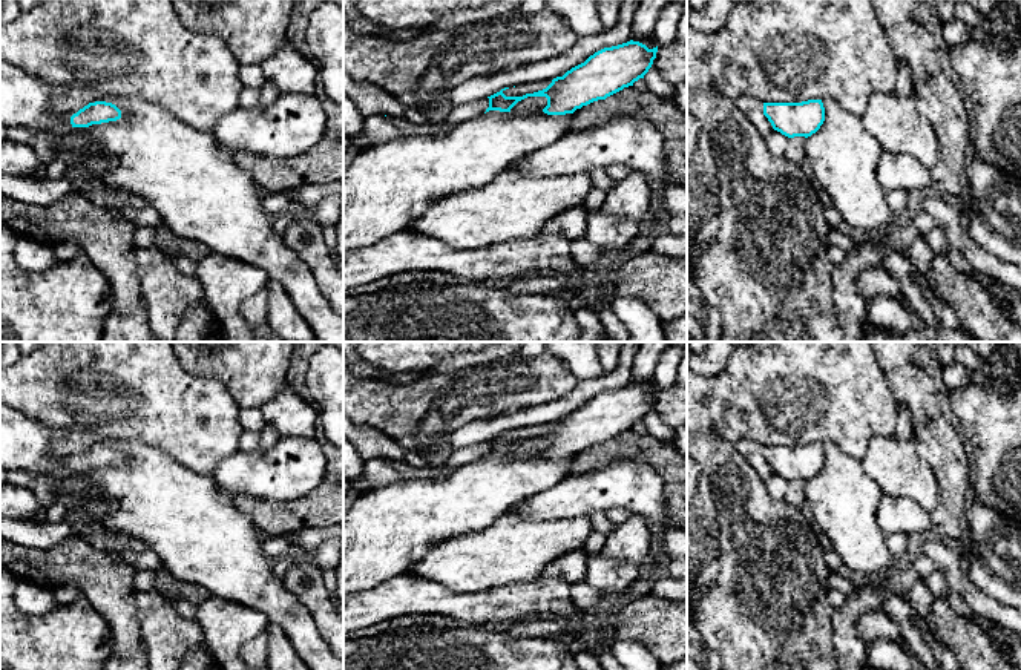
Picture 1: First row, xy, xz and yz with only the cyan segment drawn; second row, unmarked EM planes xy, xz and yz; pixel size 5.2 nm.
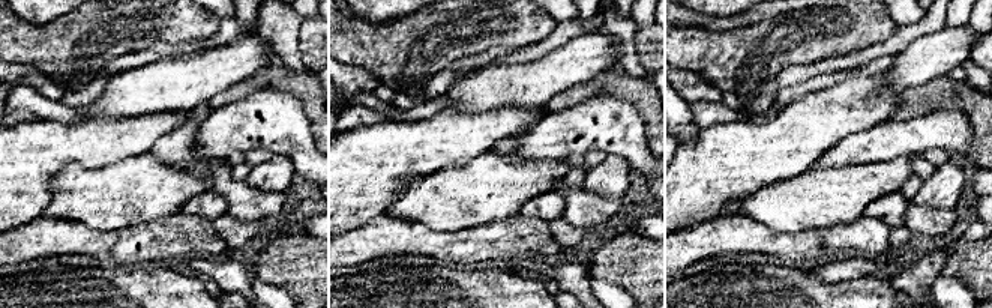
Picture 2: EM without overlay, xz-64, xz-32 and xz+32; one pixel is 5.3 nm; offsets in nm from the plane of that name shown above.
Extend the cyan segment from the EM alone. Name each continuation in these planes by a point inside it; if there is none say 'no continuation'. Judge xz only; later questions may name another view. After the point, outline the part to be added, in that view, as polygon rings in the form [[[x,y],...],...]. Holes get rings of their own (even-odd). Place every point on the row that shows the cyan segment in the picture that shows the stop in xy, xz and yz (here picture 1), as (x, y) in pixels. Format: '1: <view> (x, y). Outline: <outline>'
no continuation

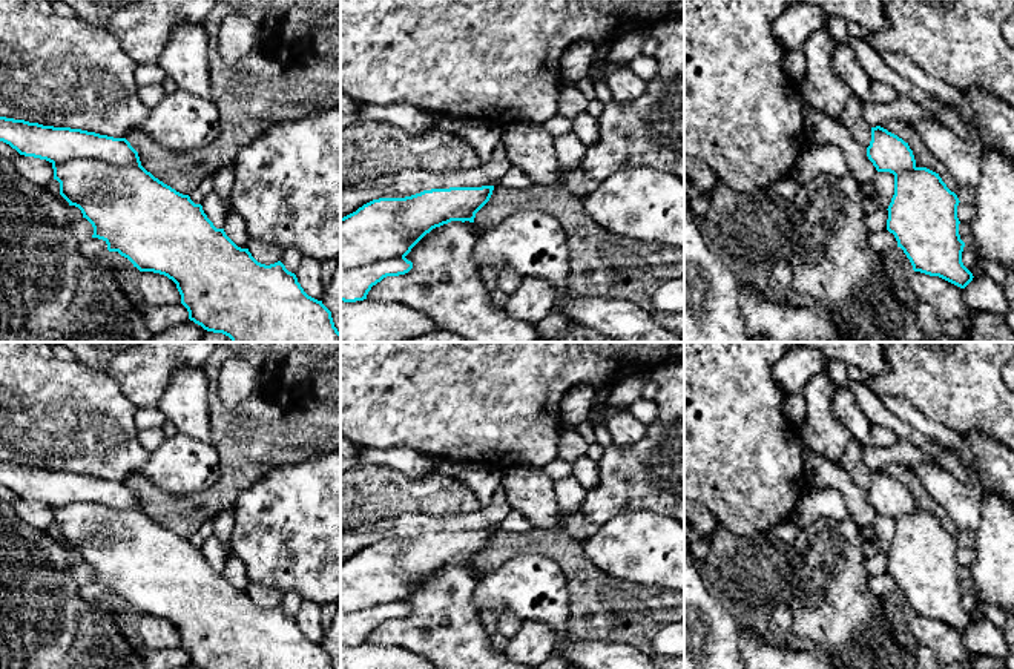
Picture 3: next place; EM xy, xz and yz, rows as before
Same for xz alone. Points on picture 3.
no continuation

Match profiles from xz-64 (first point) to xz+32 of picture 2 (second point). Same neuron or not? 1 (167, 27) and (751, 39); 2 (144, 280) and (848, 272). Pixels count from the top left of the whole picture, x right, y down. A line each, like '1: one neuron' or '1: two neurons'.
1: one neuron
2: two neurons

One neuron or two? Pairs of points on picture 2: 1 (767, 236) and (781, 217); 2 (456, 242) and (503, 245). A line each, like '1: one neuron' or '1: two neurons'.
1: two neurons
2: one neuron

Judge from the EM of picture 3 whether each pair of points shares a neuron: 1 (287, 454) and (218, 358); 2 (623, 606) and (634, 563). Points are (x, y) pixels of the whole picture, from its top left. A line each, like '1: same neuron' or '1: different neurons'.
1: same neuron
2: different neurons

